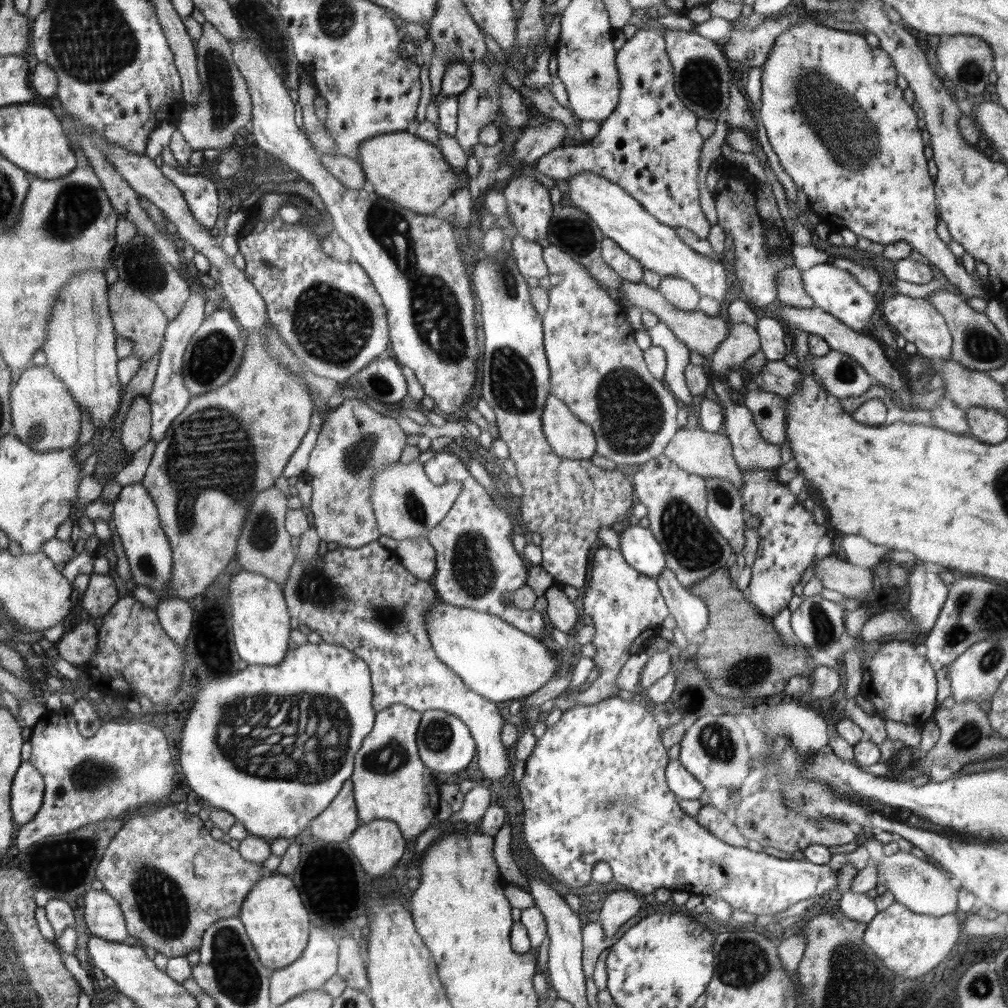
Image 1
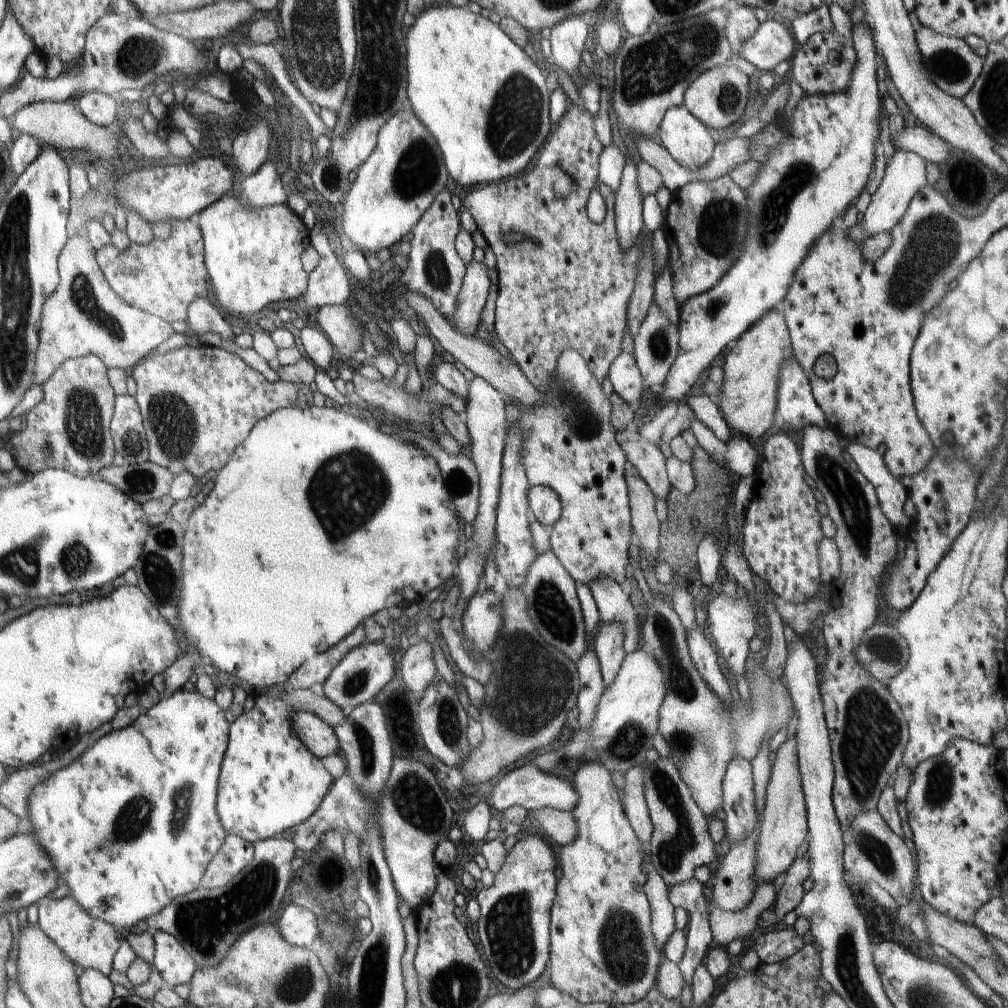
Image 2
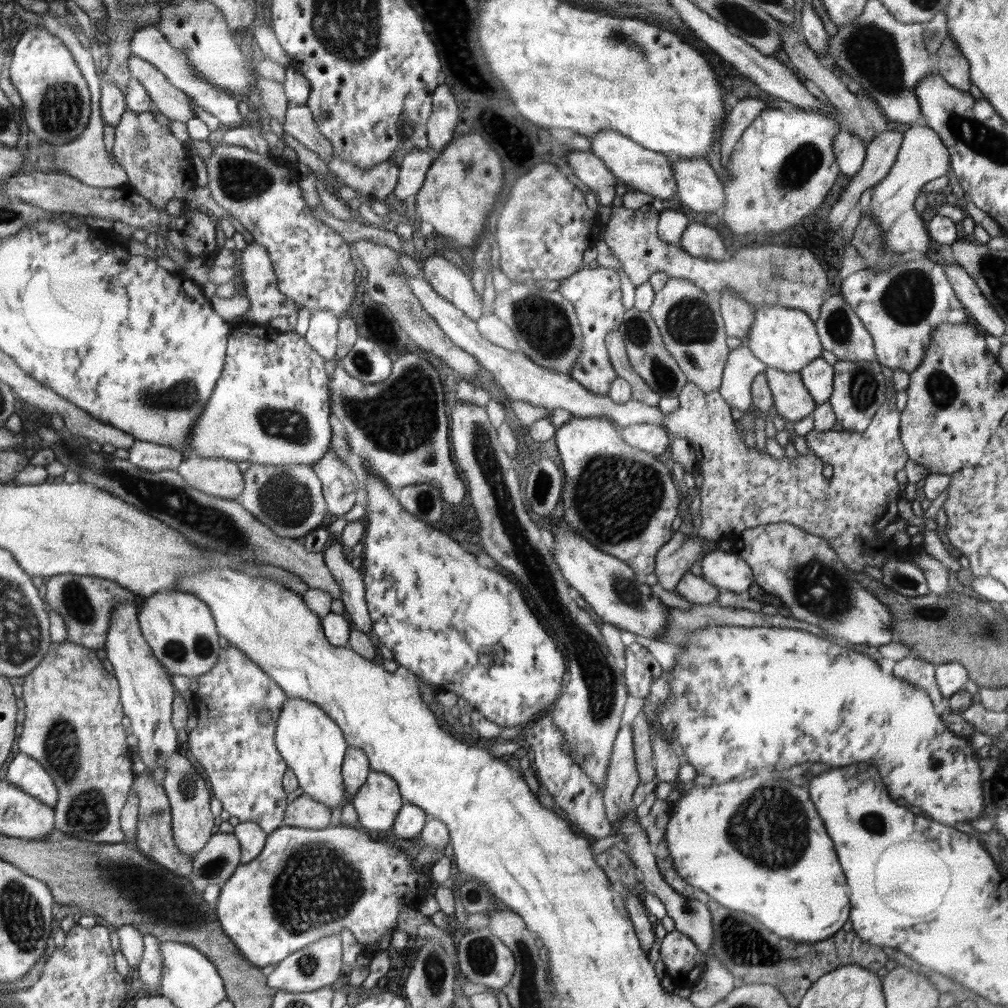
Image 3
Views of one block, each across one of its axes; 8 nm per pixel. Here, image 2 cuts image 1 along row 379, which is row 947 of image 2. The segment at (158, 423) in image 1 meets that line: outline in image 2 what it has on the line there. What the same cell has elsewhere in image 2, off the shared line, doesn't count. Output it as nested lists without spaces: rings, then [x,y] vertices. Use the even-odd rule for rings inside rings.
[[[153,930],[152,938],[155,948],[153,970],[158,970],[165,986],[173,988],[176,985],[190,985],[197,970],[192,956],[174,936],[167,932]]]

